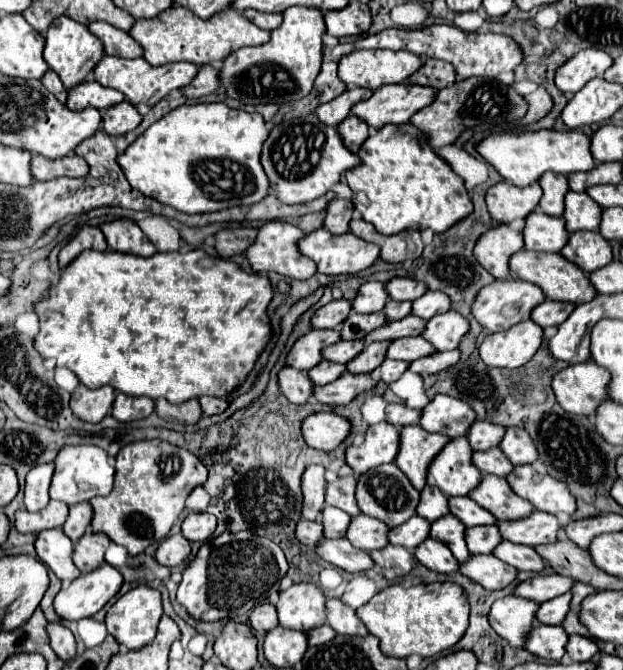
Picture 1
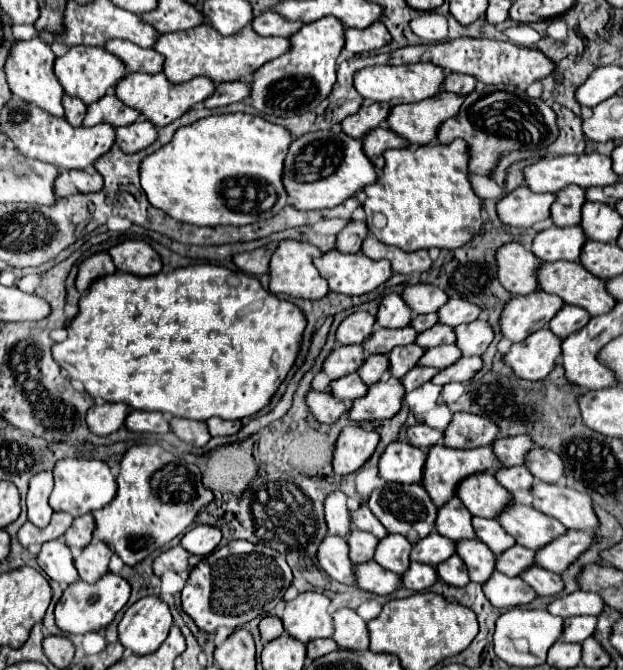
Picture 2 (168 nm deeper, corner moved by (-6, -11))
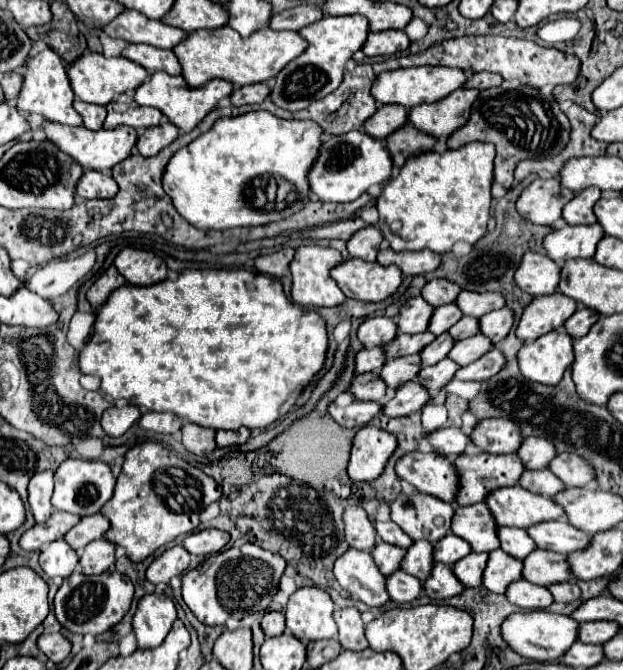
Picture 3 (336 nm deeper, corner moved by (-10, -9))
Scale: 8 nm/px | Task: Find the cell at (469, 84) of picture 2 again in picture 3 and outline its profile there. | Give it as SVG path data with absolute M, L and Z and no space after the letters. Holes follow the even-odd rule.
M479 72L473 76L473 80L467 82L467 86L475 86L479 90L489 90L489 88L495 88L503 82L503 78L499 78L499 74L493 74L493 72Z

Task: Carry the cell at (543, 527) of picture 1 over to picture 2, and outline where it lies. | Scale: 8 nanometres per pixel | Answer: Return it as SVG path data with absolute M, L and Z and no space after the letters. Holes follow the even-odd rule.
M567 530L559 540L551 540L547 548L535 552L535 564L559 574L593 542L591 530Z

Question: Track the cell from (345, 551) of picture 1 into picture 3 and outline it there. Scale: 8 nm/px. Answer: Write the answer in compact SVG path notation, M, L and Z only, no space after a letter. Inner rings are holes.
M397 570L387 578L387 592L395 602L413 602L421 596L423 584L415 576Z

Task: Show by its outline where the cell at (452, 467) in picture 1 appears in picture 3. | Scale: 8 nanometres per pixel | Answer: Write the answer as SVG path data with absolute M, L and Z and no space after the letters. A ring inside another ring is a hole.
M511 486L495 490L487 496L487 506L491 508L499 526L529 528L539 522L565 518L561 506L551 498L531 494L521 486Z

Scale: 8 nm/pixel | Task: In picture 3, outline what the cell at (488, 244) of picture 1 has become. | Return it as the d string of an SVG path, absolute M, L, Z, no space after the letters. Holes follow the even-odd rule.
M527 252L515 272L515 282L531 296L543 296L557 290L561 268L545 254Z

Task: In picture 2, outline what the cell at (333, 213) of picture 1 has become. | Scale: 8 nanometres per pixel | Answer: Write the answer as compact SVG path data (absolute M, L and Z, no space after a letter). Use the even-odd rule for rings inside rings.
M349 220L345 228L337 234L335 248L343 254L357 254L361 252L361 242L367 236L367 224L361 220Z

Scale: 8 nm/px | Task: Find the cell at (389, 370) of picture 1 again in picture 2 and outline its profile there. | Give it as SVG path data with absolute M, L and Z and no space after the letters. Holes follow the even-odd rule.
M415 366L411 372L407 372L407 376L401 378L401 384L405 388L405 392L415 390L417 386L421 386L423 382L429 382L439 370L437 368L423 368L423 366Z

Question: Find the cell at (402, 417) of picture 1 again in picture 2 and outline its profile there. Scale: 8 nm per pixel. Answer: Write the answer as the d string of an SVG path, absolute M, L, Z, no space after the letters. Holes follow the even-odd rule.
M415 424L415 426L407 428L407 436L413 446L431 448L433 444L437 444L443 438L443 432L431 428L431 426L425 426L425 424Z

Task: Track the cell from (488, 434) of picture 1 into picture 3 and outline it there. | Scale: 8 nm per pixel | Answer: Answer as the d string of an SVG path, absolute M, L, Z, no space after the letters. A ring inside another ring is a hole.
M529 436L529 438L523 440L523 444L521 444L517 454L523 460L527 470L545 470L545 468L549 468L549 464L555 458L557 450L549 440Z

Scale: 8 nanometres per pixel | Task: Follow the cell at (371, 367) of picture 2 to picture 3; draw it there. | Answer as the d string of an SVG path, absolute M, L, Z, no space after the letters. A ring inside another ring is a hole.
M419 354L389 360L389 362L383 366L383 370L381 370L381 378L385 380L387 390L385 396L379 403L384 405L391 400L401 384L415 380L415 376L419 374L419 370L421 370L421 358L419 358Z

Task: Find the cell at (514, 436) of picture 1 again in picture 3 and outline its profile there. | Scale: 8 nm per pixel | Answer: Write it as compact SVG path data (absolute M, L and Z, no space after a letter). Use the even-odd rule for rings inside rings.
M571 452L559 454L551 462L549 468L567 486L587 486L587 484L595 482L595 470L591 470L591 464L585 458L581 458L577 454L571 454Z

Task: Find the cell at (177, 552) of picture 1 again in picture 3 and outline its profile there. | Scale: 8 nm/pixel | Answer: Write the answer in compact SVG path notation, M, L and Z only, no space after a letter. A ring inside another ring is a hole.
M173 546L157 556L147 568L147 580L151 584L169 582L173 576L181 576L189 568L189 552L183 546Z

